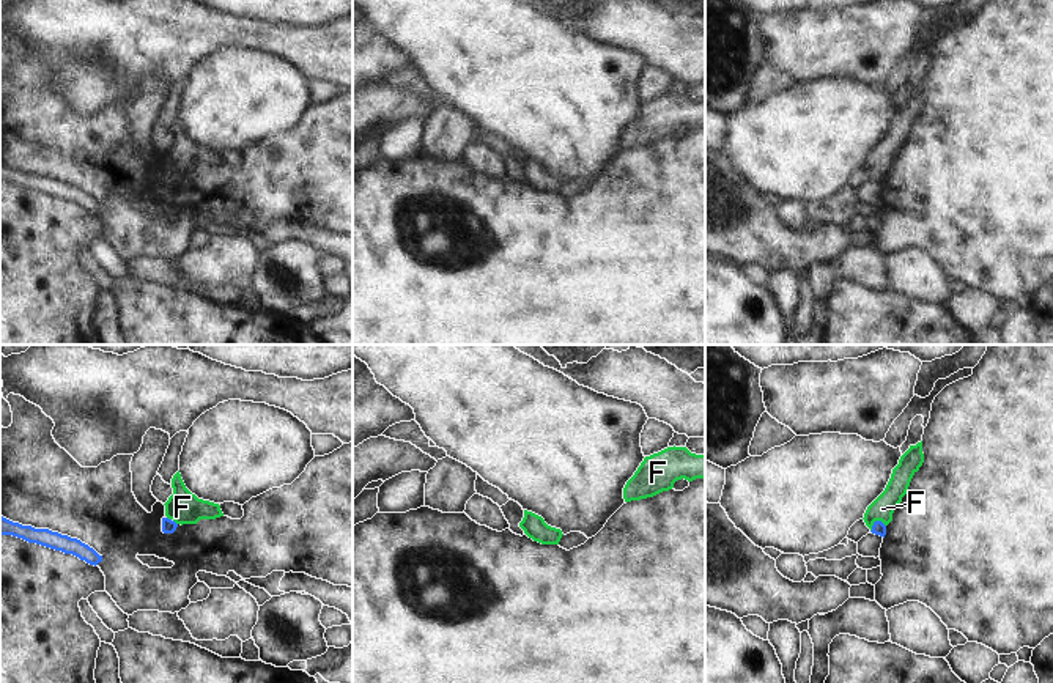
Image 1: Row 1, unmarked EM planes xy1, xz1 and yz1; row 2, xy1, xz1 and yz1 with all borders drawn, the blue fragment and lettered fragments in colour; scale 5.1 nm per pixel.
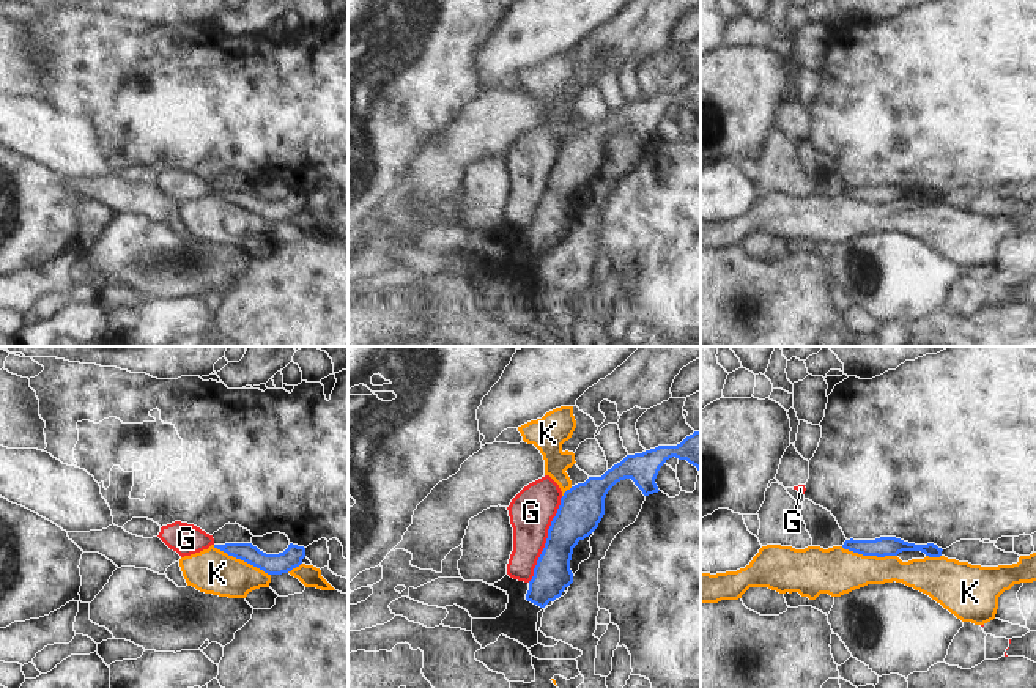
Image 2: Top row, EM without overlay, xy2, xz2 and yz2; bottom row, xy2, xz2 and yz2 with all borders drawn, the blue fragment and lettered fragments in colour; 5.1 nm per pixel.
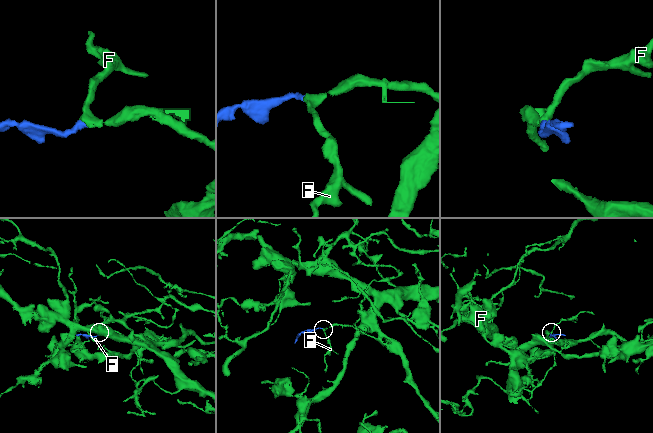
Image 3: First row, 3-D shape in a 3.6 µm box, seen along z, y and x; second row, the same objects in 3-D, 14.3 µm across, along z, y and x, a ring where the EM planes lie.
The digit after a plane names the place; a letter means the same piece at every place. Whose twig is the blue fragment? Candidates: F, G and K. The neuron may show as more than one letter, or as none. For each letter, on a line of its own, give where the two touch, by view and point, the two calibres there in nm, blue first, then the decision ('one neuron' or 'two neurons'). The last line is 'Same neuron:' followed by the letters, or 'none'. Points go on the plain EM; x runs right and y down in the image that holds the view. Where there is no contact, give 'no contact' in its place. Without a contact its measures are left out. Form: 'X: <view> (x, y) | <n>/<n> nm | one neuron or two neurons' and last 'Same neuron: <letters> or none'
F: yz1 (875, 169) | 70/120 nm | one neuron
G: xz2 (547, 186) | 220/220 nm | two neurons
K: xy2 (241, 207) | 110/220 nm | two neurons
Same neuron: F

